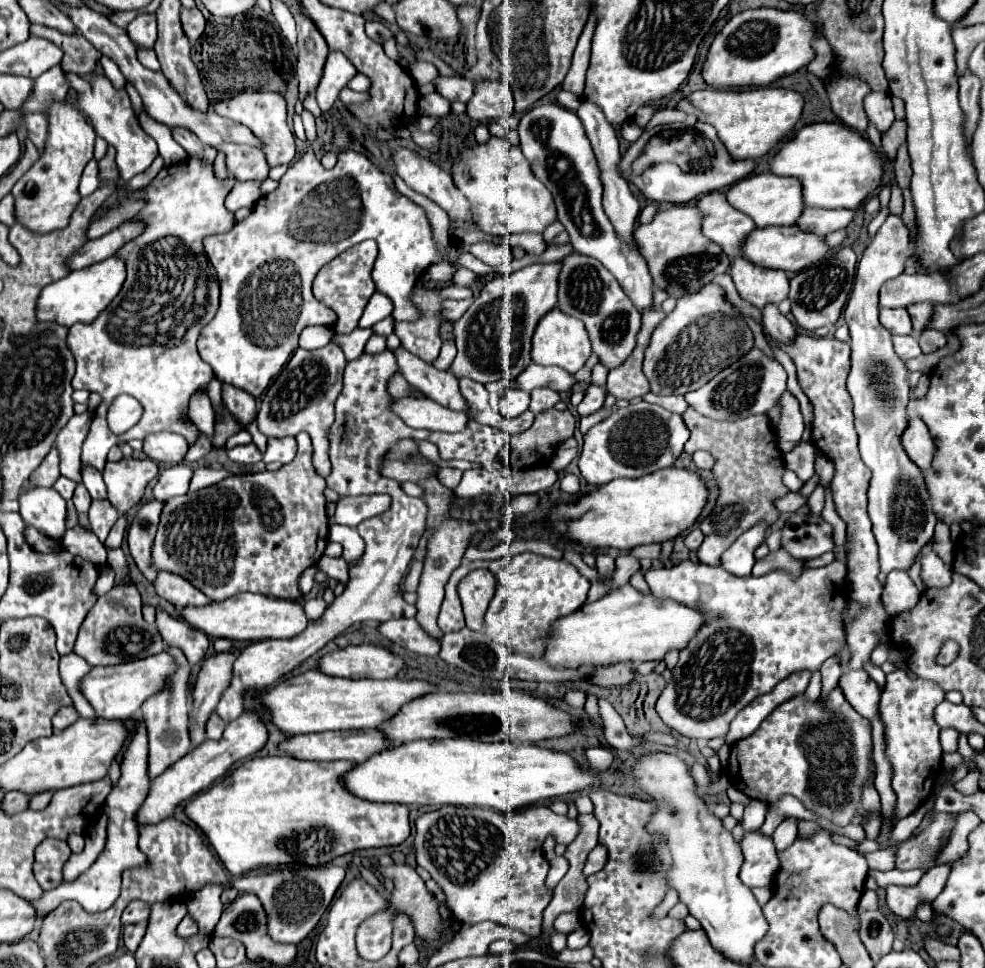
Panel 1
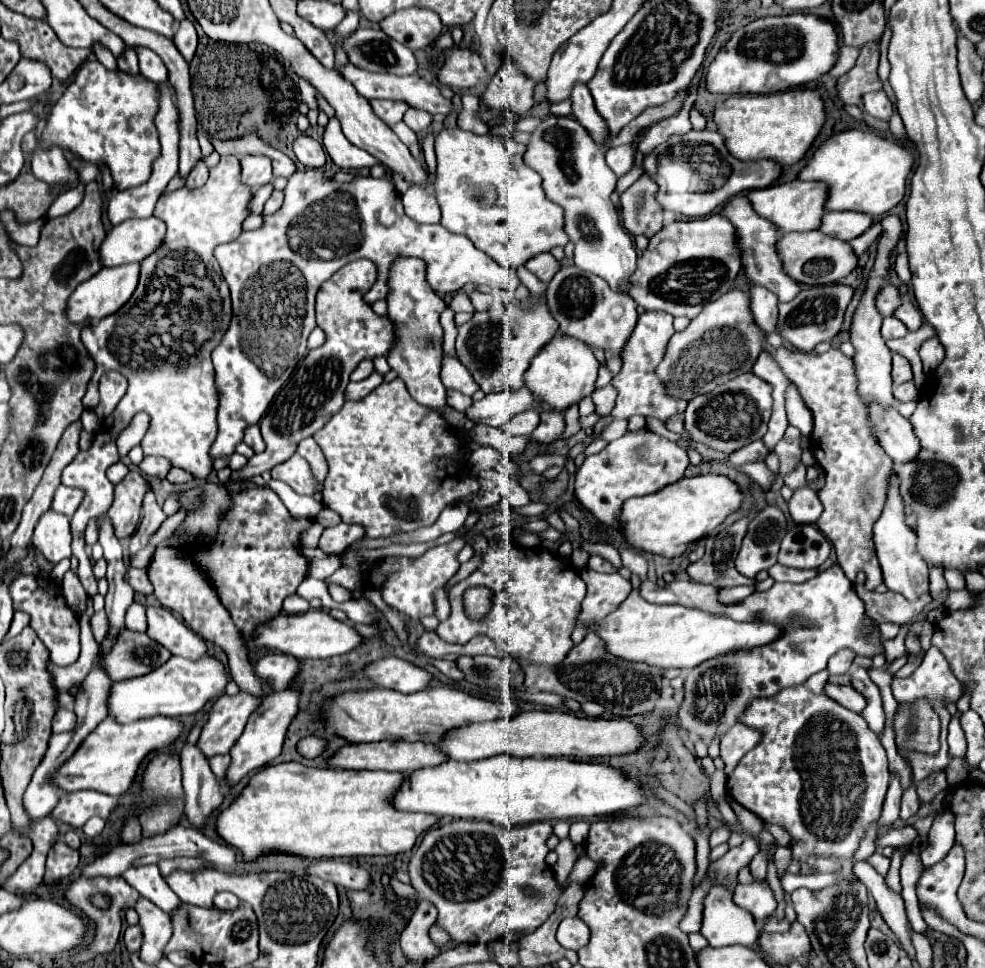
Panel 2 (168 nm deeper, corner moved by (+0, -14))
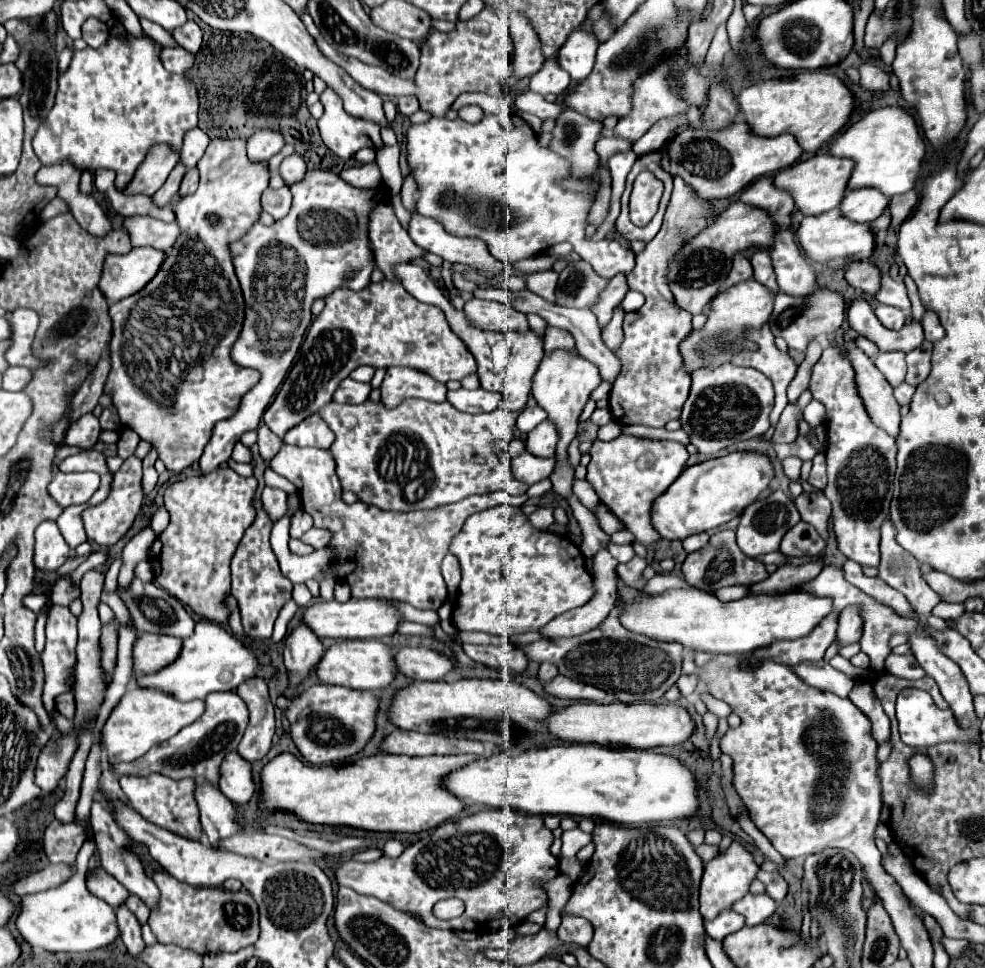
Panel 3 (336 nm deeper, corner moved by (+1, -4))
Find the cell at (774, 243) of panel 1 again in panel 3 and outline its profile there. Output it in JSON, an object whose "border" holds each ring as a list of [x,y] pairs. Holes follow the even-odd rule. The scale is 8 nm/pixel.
{"border":[[[831,209],[819,217],[803,217],[797,227],[797,239],[811,261],[823,263],[831,269],[841,269],[855,257],[869,259],[875,251],[875,233],[869,229],[869,223],[853,223],[845,219],[839,209]]]}

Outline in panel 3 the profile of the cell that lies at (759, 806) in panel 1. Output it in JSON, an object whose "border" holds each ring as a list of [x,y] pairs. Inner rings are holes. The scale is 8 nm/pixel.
{"border":[[[733,841],[723,853],[719,853],[717,857],[713,857],[709,863],[705,863],[705,871],[703,871],[703,879],[701,879],[701,907],[699,913],[703,915],[703,919],[711,919],[717,917],[723,909],[731,907],[735,901],[739,901],[747,891],[749,891],[749,883],[755,879],[757,873],[757,863],[753,861],[753,855],[747,847],[743,847],[739,841]]]}

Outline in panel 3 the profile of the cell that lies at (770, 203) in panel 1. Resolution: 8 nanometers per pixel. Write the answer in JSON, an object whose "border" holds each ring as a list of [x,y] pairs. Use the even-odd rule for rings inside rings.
{"border":[[[815,155],[807,161],[801,161],[797,165],[791,165],[775,175],[775,187],[791,193],[795,201],[795,211],[801,215],[813,215],[813,213],[825,213],[829,209],[835,209],[845,193],[847,179],[851,177],[853,161],[851,159],[839,159],[831,155]]]}

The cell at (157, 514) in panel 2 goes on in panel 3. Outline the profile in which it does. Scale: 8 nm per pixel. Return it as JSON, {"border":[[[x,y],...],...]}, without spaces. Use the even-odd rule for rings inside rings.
{"border":[[[155,449],[143,459],[143,479],[141,479],[141,487],[143,487],[143,493],[145,495],[149,495],[155,489],[155,485],[157,485],[157,471],[153,467],[155,459],[157,459]]]}

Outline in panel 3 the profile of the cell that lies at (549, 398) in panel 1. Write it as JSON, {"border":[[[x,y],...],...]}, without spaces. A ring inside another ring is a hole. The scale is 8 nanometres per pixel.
{"border":[[[551,419],[543,421],[543,425],[537,425],[527,435],[527,451],[537,457],[555,457],[555,447],[559,441],[559,433],[555,429],[555,423]]]}

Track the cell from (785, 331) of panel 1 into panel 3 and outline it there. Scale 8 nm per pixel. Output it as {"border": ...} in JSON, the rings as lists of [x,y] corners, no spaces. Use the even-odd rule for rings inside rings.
{"border":[[[755,251],[751,257],[751,265],[753,265],[753,279],[759,281],[761,285],[767,285],[767,289],[771,289],[773,293],[777,293],[777,281],[775,281],[769,253],[767,251]]]}

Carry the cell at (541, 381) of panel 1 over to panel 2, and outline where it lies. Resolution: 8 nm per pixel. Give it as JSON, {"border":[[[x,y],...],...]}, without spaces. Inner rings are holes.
{"border":[[[526,387],[514,393],[490,393],[482,401],[474,401],[468,407],[466,417],[480,425],[504,429],[512,415],[530,409],[532,403],[536,403],[536,399],[532,399],[532,393]]]}

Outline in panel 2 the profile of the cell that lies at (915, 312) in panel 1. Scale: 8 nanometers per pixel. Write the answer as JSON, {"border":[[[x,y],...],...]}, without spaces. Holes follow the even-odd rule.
{"border":[[[908,299],[902,301],[902,305],[894,311],[894,317],[898,317],[910,331],[916,331],[922,325],[922,315],[920,311],[914,307],[914,303],[910,303]]]}

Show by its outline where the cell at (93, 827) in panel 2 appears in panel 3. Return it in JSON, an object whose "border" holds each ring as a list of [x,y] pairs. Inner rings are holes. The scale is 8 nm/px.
{"border":[[[93,803],[91,807],[91,825],[93,825],[93,833],[95,833],[95,843],[97,843],[97,849],[99,849],[99,855],[101,855],[101,865],[103,869],[113,875],[131,895],[137,895],[141,897],[141,901],[151,909],[155,911],[159,907],[159,889],[157,885],[153,883],[151,877],[145,875],[143,871],[143,865],[139,861],[139,857],[129,851],[129,837],[115,825],[111,813],[101,805],[101,803]]]}

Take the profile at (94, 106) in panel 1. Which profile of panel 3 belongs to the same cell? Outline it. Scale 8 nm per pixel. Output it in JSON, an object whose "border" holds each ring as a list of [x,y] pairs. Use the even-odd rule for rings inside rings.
{"border":[[[131,35],[129,39],[109,37],[109,41],[99,49],[87,47],[83,51],[75,51],[69,69],[59,77],[55,105],[33,137],[33,149],[39,161],[49,165],[61,159],[71,159],[79,169],[113,169],[117,173],[115,185],[117,189],[123,189],[133,179],[133,173],[145,159],[149,147],[169,143],[179,149],[185,131],[197,127],[197,89],[181,75],[165,71],[159,61],[159,51],[161,45],[157,45],[151,37],[135,39]]]}

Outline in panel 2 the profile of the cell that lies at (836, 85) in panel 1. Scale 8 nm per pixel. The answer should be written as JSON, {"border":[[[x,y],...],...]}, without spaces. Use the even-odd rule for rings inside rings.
{"border":[[[870,41],[860,53],[854,69],[838,79],[838,95],[846,105],[858,105],[868,91],[882,89],[882,81],[878,77],[878,57],[880,43]]]}

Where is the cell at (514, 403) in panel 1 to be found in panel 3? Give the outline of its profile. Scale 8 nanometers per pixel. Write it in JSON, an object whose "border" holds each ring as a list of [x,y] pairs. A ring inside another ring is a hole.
{"border":[[[525,407],[517,417],[517,429],[521,433],[529,433],[535,429],[543,419],[547,419],[547,413],[541,407]]]}

